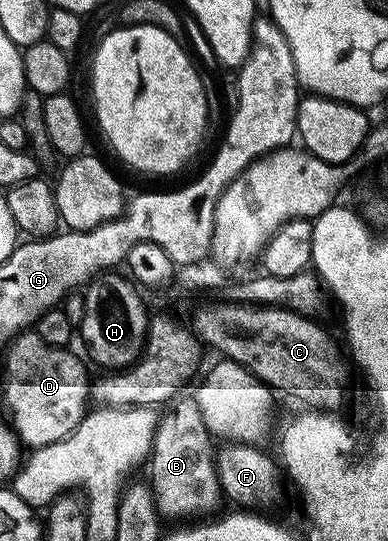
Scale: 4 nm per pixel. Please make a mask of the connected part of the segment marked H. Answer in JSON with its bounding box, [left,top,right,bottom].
[78,272,150,372]

